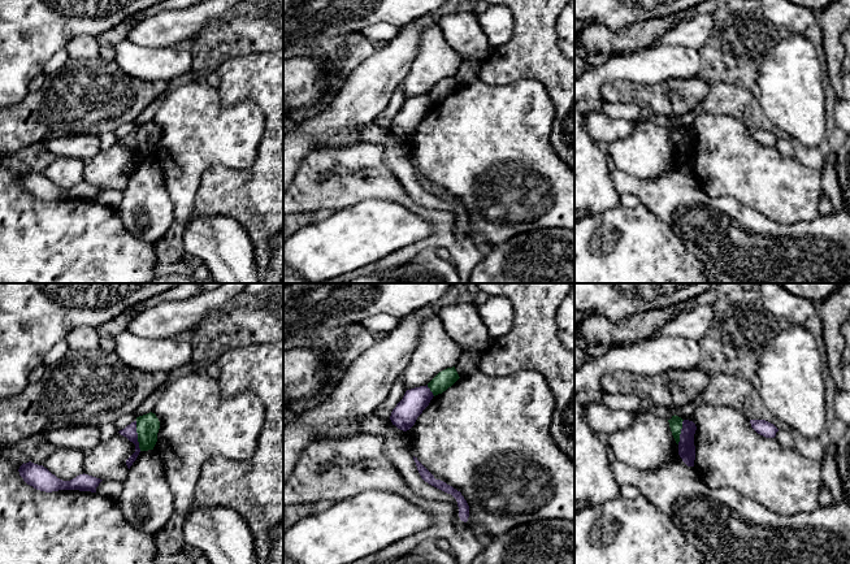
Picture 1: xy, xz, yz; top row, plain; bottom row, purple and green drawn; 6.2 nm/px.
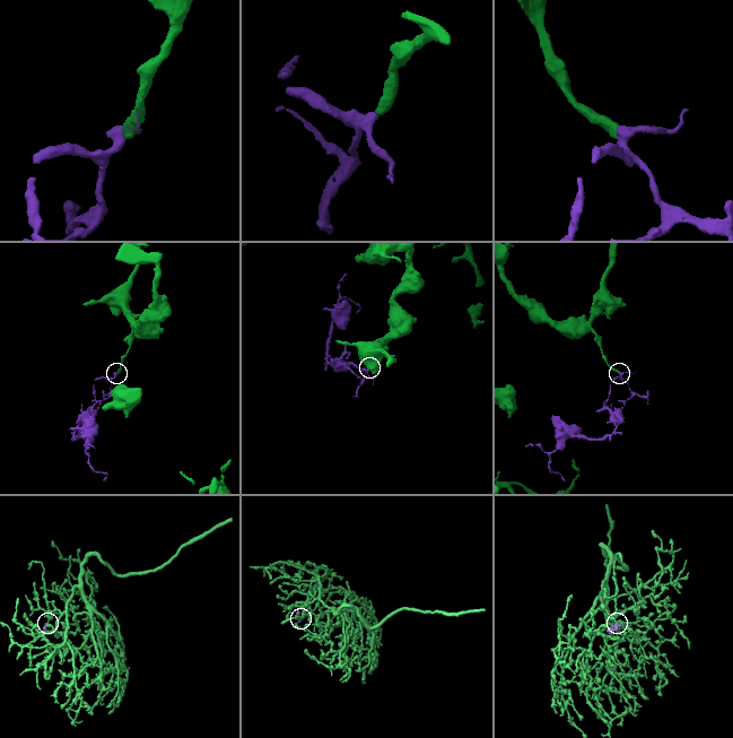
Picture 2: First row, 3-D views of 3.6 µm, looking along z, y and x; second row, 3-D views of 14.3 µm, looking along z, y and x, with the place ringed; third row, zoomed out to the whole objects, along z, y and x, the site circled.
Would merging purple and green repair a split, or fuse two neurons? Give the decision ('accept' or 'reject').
reject

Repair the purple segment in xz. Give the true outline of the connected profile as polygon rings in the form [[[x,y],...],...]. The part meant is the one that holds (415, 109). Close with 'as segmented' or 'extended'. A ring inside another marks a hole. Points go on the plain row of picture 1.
[[[428,94],[407,99],[403,108],[391,121],[390,129],[393,134],[403,140],[409,139],[433,105]]]; as segmented

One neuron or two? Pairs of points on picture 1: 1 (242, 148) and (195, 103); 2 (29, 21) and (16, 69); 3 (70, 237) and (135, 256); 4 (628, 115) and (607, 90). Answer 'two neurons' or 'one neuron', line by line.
1: one neuron
2: one neuron
3: one neuron
4: two neurons

